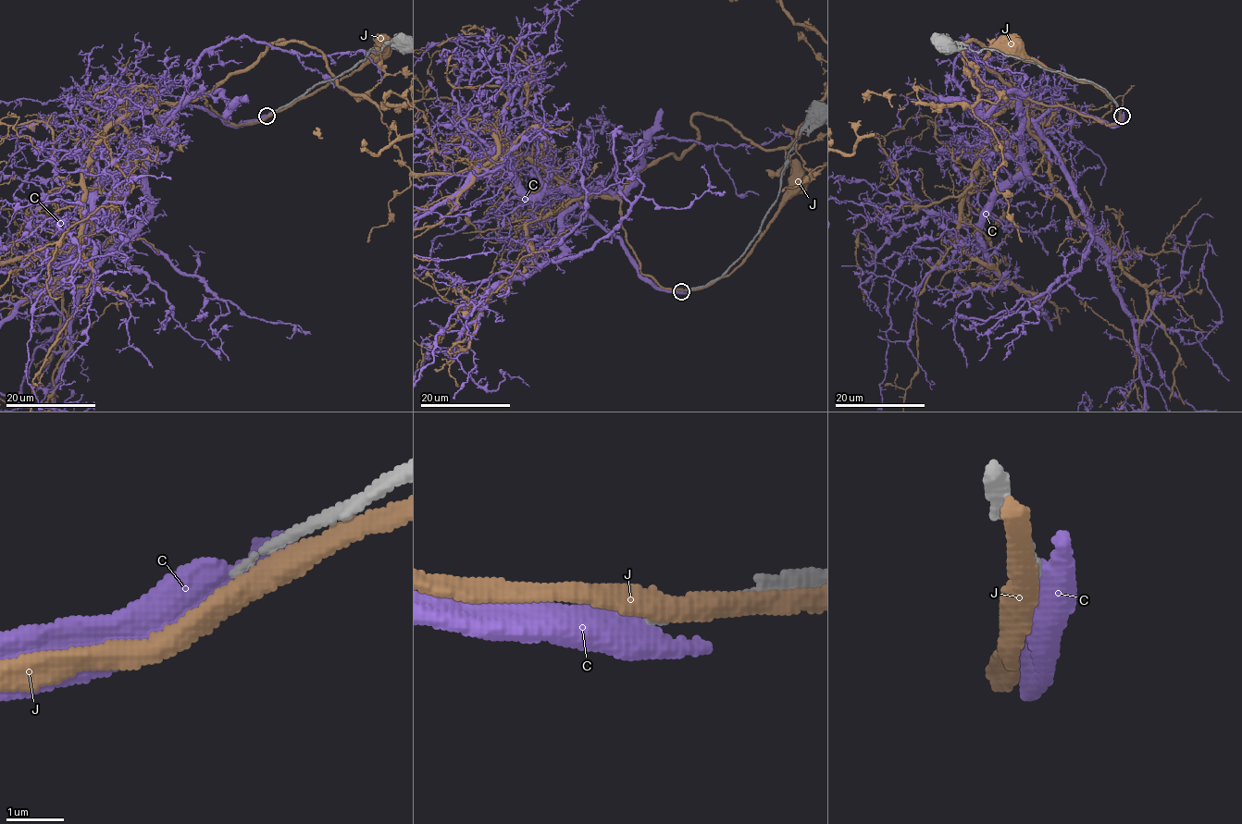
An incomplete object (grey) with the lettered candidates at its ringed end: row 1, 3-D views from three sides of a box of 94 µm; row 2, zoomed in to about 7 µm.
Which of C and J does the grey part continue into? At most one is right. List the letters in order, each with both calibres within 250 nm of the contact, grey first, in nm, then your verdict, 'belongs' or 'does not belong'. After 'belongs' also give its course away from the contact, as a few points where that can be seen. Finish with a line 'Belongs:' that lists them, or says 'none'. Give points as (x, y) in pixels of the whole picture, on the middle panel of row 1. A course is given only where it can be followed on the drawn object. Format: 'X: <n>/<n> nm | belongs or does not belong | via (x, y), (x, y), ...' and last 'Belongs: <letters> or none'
C: 120/650 nm | does not belong
J: 180/380 nm | does not belong
Belongs: none

